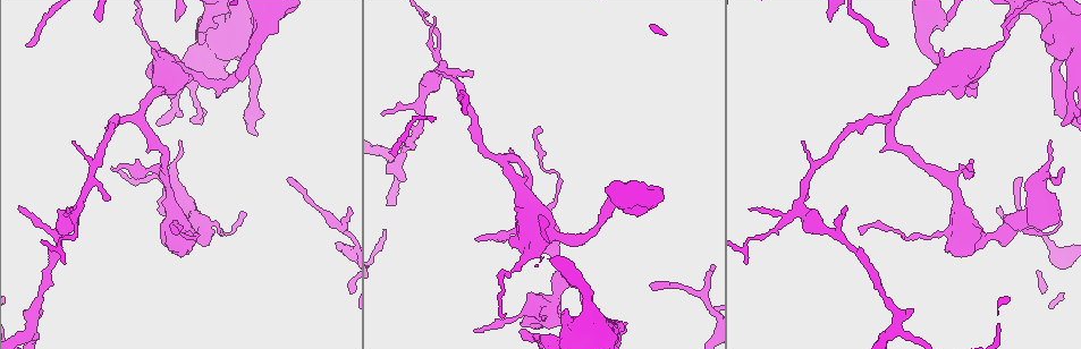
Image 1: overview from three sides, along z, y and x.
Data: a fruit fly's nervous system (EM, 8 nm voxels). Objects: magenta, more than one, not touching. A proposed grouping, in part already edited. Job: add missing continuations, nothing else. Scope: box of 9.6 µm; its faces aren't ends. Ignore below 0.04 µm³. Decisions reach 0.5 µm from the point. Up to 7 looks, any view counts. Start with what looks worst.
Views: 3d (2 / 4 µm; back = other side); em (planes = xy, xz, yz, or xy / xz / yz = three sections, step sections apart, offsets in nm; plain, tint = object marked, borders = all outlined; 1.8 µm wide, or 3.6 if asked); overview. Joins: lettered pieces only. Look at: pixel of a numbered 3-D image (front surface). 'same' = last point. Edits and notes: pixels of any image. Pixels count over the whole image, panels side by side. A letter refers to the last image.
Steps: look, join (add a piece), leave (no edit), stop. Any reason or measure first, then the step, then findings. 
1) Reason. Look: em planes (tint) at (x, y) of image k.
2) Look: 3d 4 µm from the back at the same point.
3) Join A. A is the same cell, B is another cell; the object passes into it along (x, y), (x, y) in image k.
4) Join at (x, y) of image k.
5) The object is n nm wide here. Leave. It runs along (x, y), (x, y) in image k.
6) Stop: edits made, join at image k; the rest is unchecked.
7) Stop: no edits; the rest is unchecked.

Free end. Look: em planes (borders) at (1043, 37) of image 1.

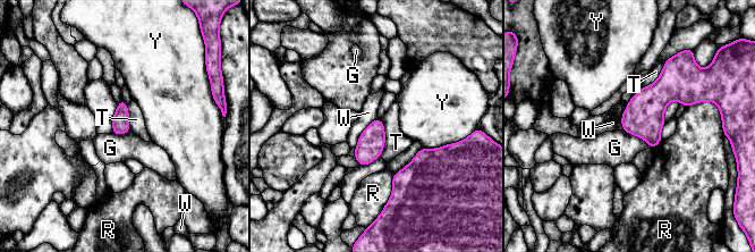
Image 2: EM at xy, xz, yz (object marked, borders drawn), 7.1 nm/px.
Leave. G, R, T, W and Y are other cells; a border runs along (378, 117), (361, 134), (353, 156) in image 2; none of them fits.

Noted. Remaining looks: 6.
Thin end. Look: 3d 4 µm at (653, 288) of image 1.

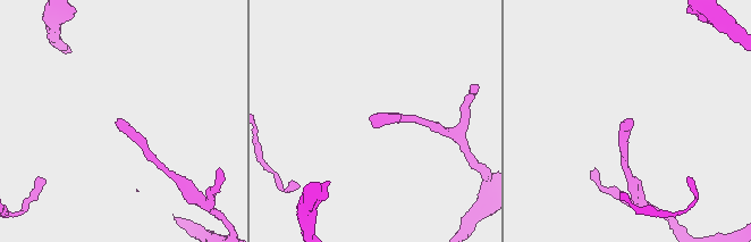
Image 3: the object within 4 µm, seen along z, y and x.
Now the EM. Look: em planes (borders) at (118, 120) of image 3.

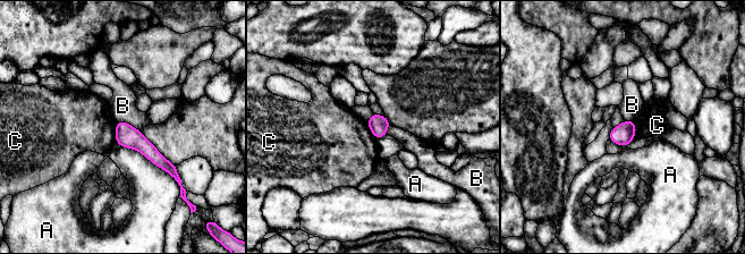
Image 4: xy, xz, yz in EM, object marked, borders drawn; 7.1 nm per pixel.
The longest contact is with A, 460 nm. Leave. A, B and C are other cells; it runs along (119, 124), (171, 170) in image 4; no lettered piece goes on from it.

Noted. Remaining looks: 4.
Thick turns thin. Look: em planes (tint) at (421, 104) of image 1.

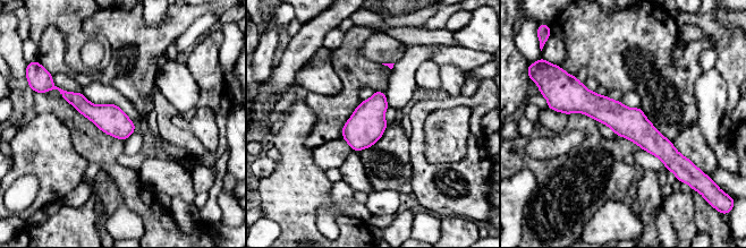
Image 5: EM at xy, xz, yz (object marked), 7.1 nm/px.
Look: em planes (borders) at the same point.

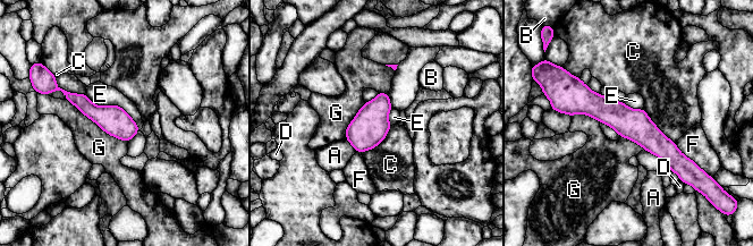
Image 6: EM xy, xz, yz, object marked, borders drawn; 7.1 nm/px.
The object is 200 nm wide here. Leave. A, B, C, D, E, F and G are other cells; it runs along (564, 110), (608, 110), (686, 161) in image 6; none of them fits.

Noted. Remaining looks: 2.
Stop: no edits; the rest is unchecked.

